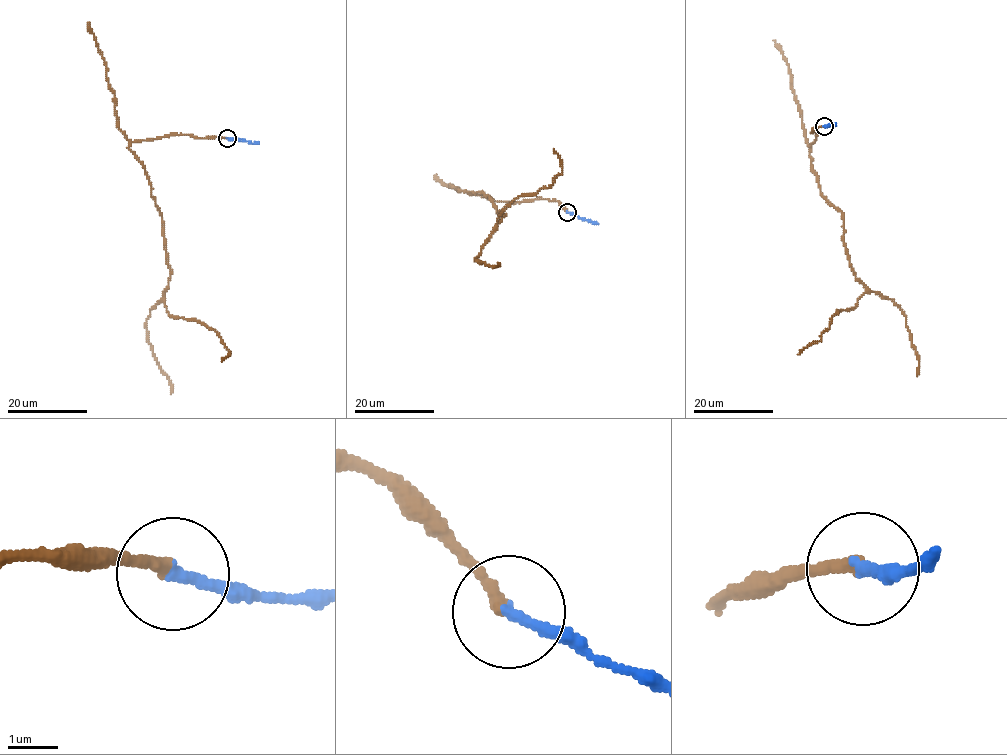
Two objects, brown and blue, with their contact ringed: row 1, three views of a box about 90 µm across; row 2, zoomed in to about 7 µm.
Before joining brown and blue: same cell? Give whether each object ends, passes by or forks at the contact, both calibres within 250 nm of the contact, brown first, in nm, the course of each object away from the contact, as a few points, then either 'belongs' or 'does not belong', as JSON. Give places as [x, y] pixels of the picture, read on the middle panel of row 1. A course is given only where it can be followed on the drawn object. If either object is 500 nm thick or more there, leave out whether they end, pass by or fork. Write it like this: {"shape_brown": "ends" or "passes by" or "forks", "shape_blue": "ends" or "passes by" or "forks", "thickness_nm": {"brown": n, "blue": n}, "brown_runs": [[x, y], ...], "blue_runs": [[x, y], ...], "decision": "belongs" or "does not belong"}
{"shape_brown": "ends", "shape_blue": "ends", "thickness_nm": {"brown": 260, "blue": 240}, "brown_runs": [[567, 212], [555, 200], [498, 202], [469, 191], [504, 214], [496, 226], [513, 199], [561, 172], [553, 149]], "blue_runs": [[567, 212], [598, 224]], "decision": "belongs"}

